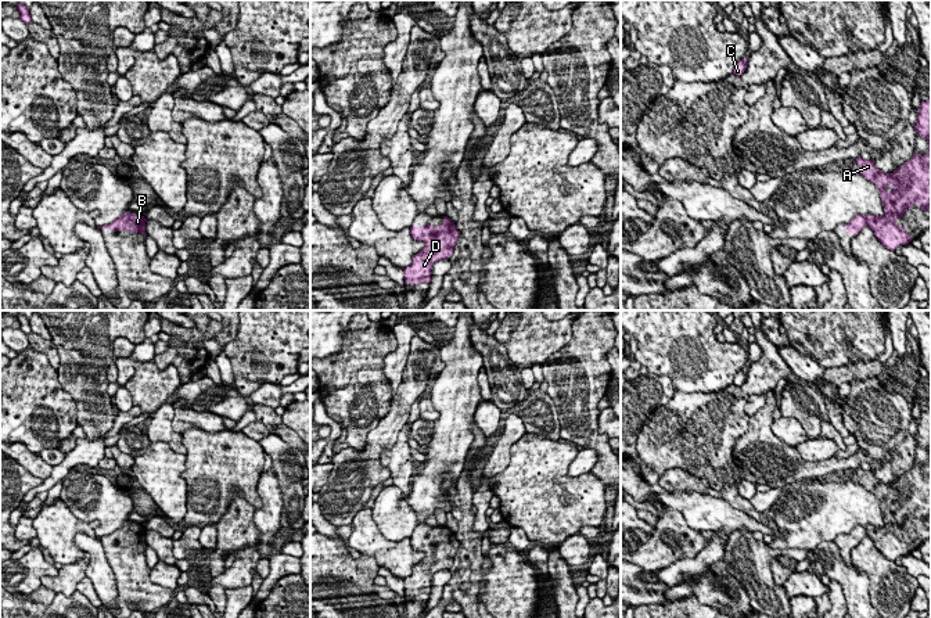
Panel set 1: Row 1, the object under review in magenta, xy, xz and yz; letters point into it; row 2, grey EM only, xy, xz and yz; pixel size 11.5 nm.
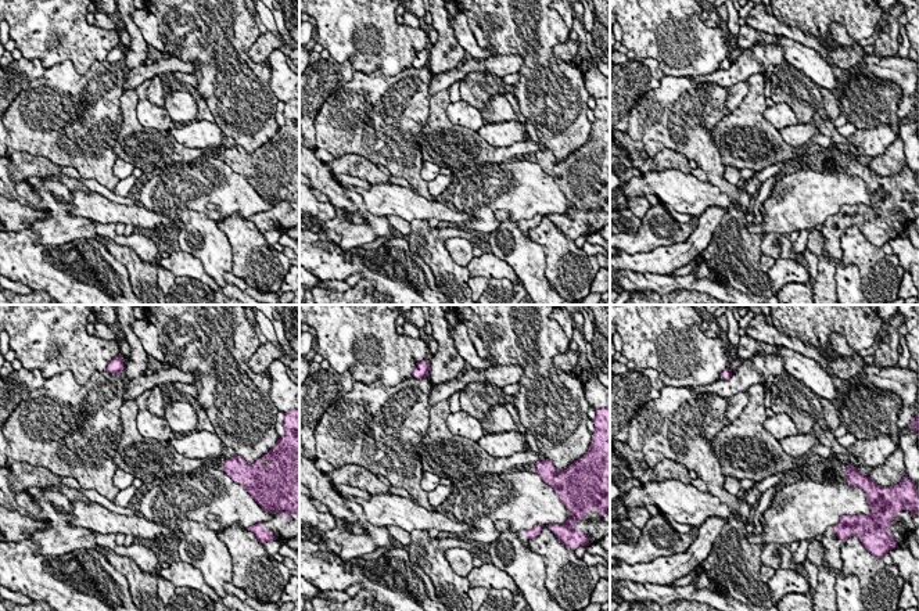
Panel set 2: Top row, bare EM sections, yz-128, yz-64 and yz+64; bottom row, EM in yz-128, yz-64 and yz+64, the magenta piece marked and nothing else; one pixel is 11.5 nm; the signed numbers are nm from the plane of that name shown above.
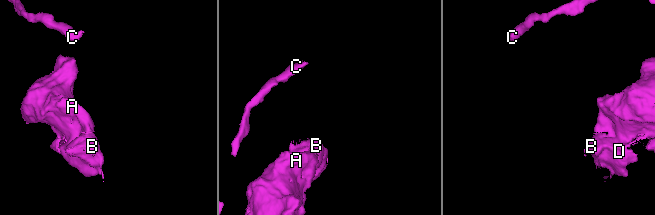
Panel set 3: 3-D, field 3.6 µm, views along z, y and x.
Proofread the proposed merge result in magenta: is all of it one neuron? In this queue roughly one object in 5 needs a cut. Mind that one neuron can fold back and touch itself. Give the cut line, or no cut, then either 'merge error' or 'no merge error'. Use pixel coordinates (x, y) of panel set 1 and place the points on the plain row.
cut none; no merge error

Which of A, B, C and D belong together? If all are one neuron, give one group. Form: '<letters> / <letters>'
A B C D

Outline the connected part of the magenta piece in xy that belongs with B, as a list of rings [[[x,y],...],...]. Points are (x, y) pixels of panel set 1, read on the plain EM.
[[[127,521],[121,528],[115,529],[112,533],[104,535],[100,539],[101,539],[101,542],[104,542],[105,538],[112,540],[112,542],[129,540],[132,543],[141,543],[141,545],[147,546],[145,532],[147,532],[147,529],[144,527],[130,524]]]

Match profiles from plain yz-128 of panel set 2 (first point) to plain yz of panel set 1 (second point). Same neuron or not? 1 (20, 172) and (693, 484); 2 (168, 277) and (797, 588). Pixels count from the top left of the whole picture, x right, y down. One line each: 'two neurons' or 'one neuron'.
1: one neuron
2: two neurons

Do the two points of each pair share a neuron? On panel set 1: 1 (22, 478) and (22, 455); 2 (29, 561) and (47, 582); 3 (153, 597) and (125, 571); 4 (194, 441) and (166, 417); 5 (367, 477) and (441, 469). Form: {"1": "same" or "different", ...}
{"1": "different", "2": "different", "3": "same", "4": "different", "5": "different"}

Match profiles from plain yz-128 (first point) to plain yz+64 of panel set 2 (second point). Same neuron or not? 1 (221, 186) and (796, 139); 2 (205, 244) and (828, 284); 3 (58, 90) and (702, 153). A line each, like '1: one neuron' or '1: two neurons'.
1: two neurons
2: two neurons
3: one neuron

